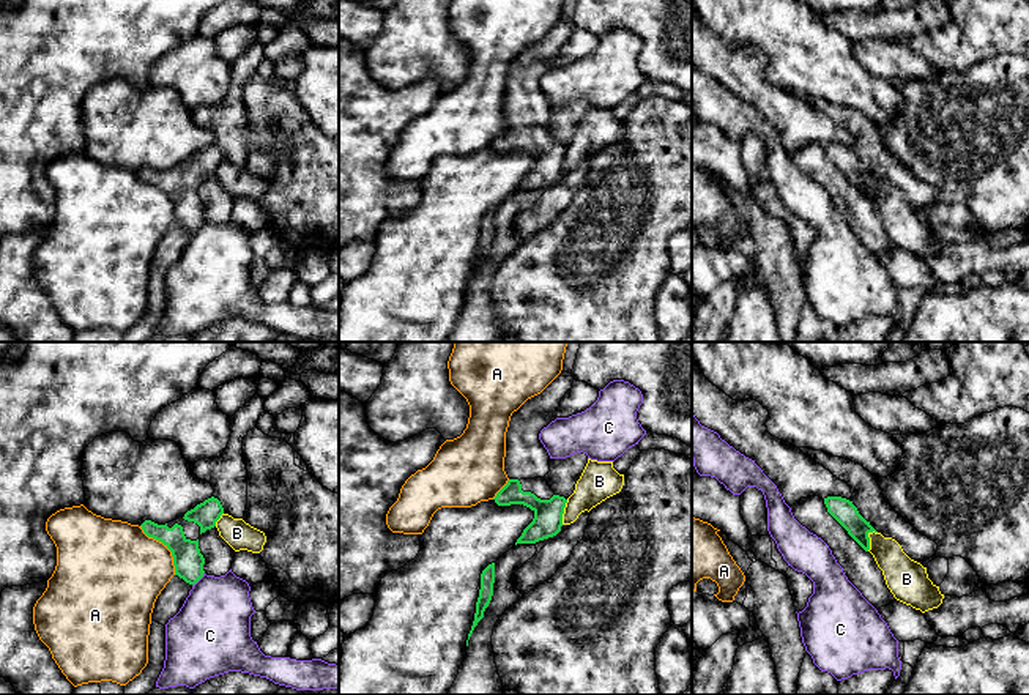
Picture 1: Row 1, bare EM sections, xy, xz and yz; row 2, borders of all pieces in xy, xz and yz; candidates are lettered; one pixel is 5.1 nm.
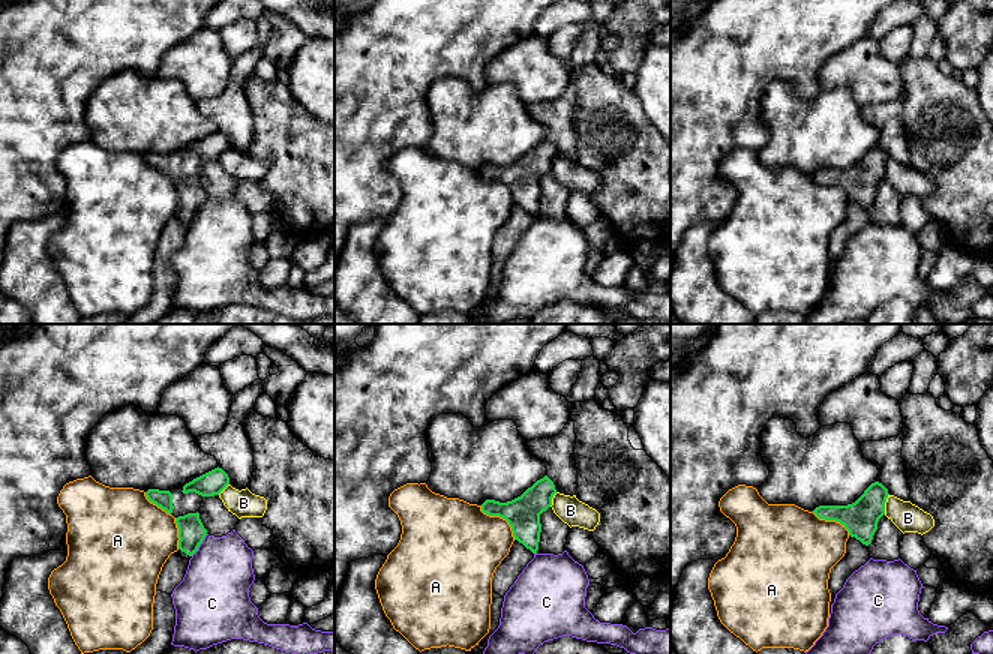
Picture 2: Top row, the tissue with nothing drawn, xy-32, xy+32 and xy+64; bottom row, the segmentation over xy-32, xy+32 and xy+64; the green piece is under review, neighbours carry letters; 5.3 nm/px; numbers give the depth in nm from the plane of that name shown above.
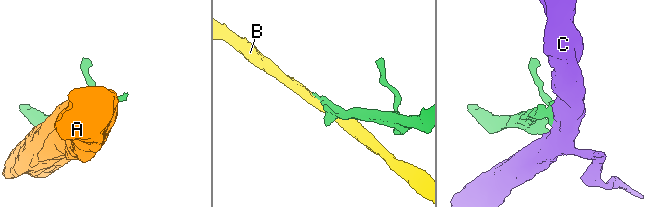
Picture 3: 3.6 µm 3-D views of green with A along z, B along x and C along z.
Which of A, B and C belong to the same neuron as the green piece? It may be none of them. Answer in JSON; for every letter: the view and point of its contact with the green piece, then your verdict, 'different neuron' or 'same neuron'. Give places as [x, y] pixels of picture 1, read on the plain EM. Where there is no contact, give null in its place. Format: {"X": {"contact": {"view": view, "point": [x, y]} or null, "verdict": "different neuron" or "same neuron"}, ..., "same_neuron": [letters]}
{"A": {"contact": {"view": "xy", "point": [167, 194]}, "verdict": "different neuron"}, "B": {"contact": {"view": "yz", "point": [869, 188]}, "verdict": "different neuron"}, "C": {"contact": {"view": "xy", "point": [199, 226]}, "verdict": "different neuron"}, "same_neuron": []}

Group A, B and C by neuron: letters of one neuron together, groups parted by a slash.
A / B / C

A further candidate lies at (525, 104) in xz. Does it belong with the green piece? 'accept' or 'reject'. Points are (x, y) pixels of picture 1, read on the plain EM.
accept

